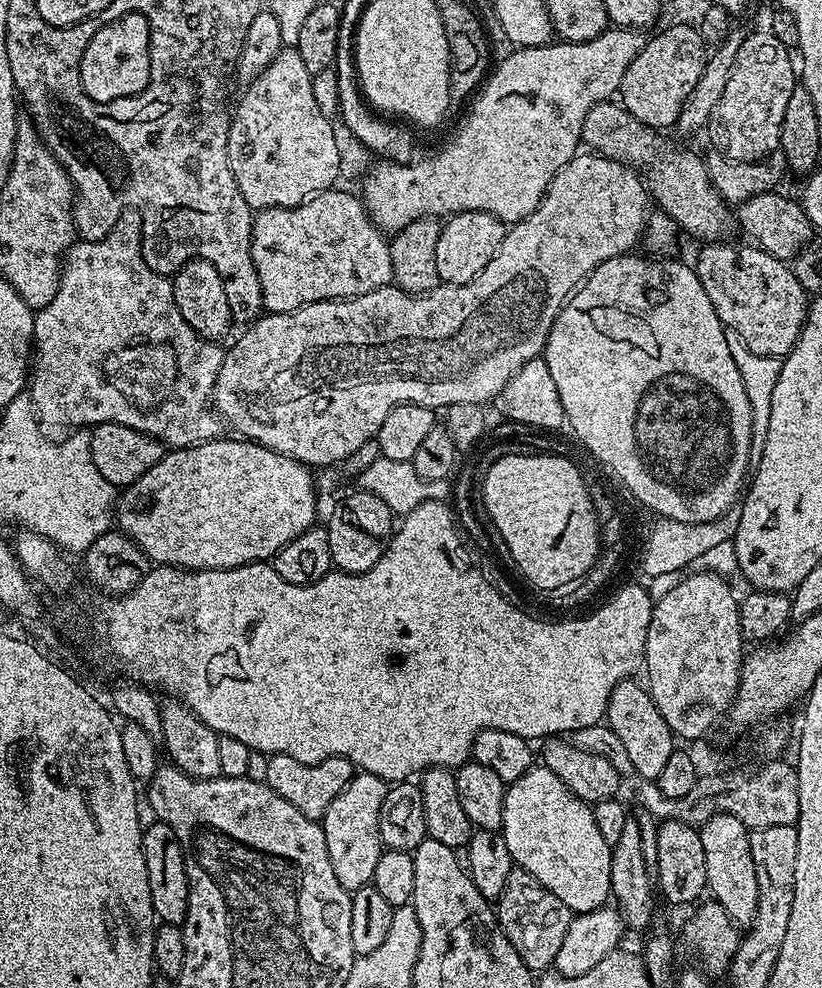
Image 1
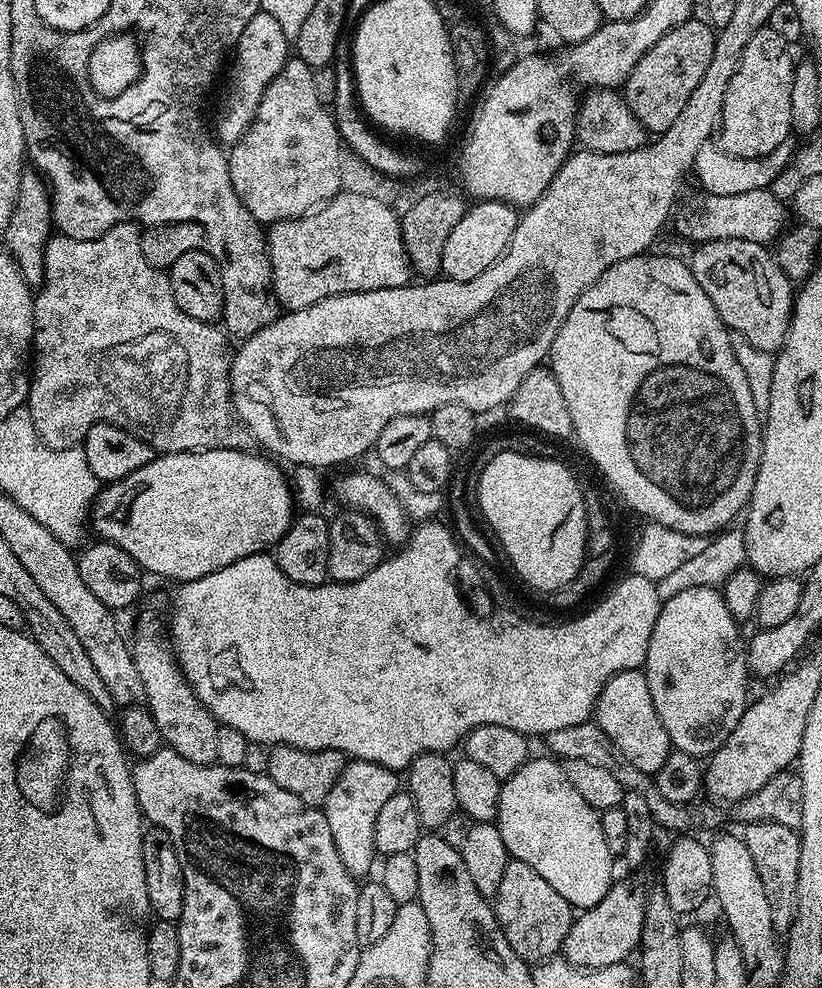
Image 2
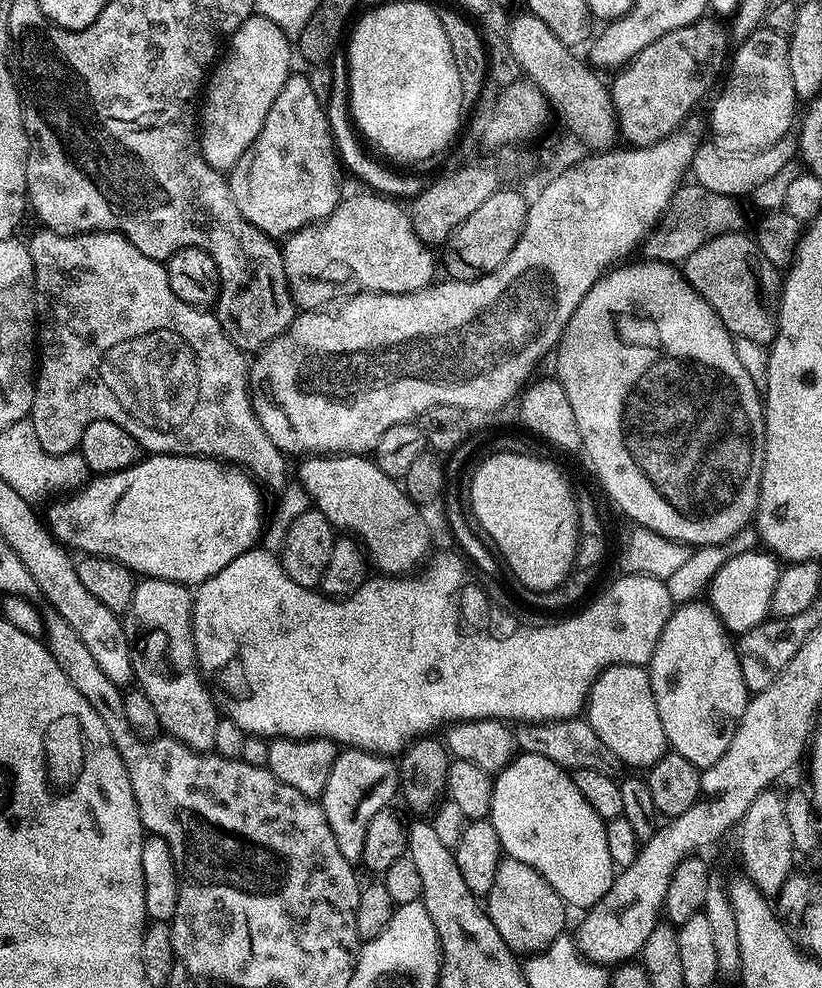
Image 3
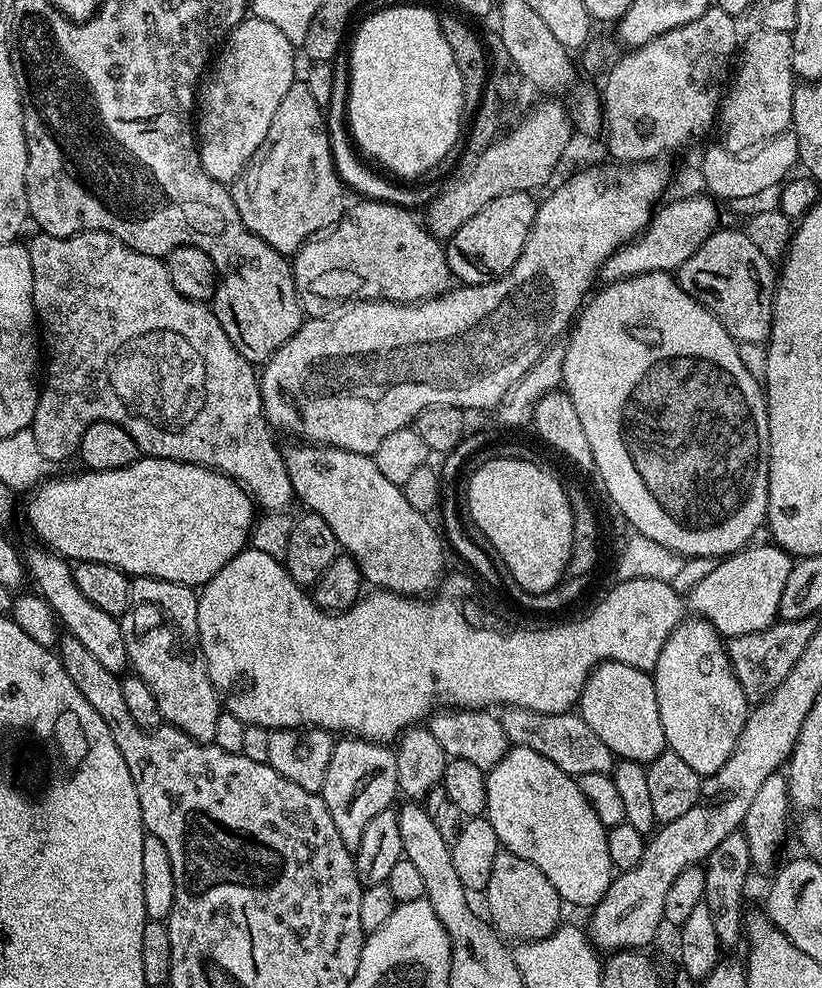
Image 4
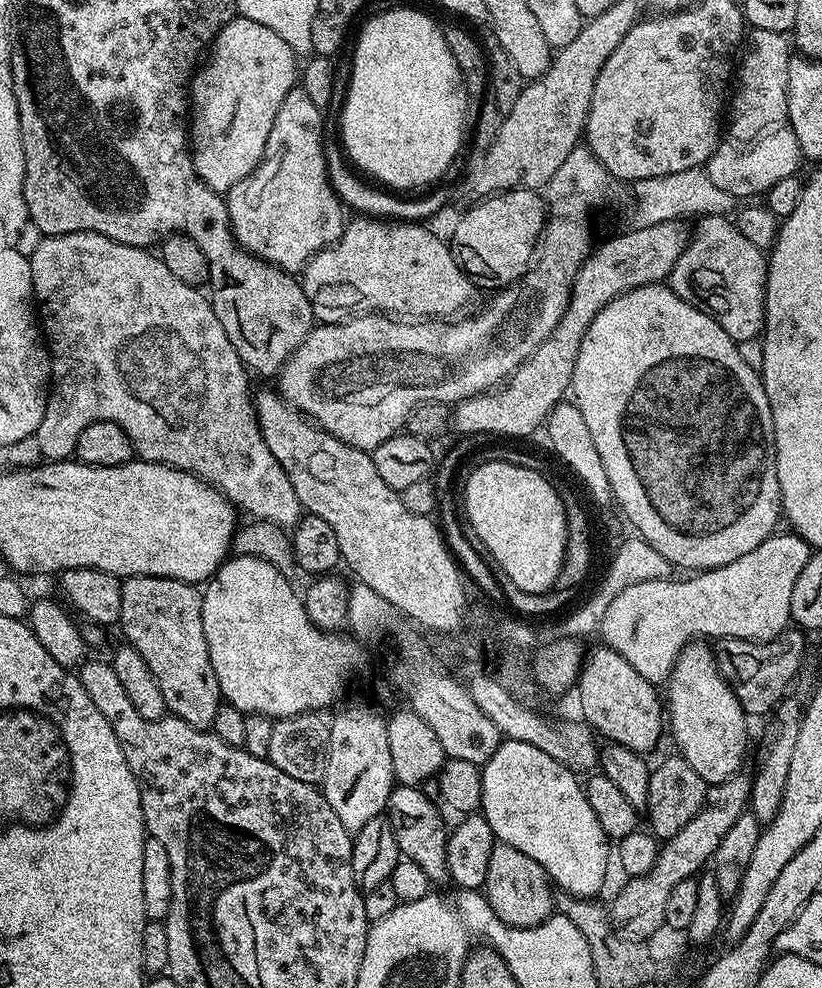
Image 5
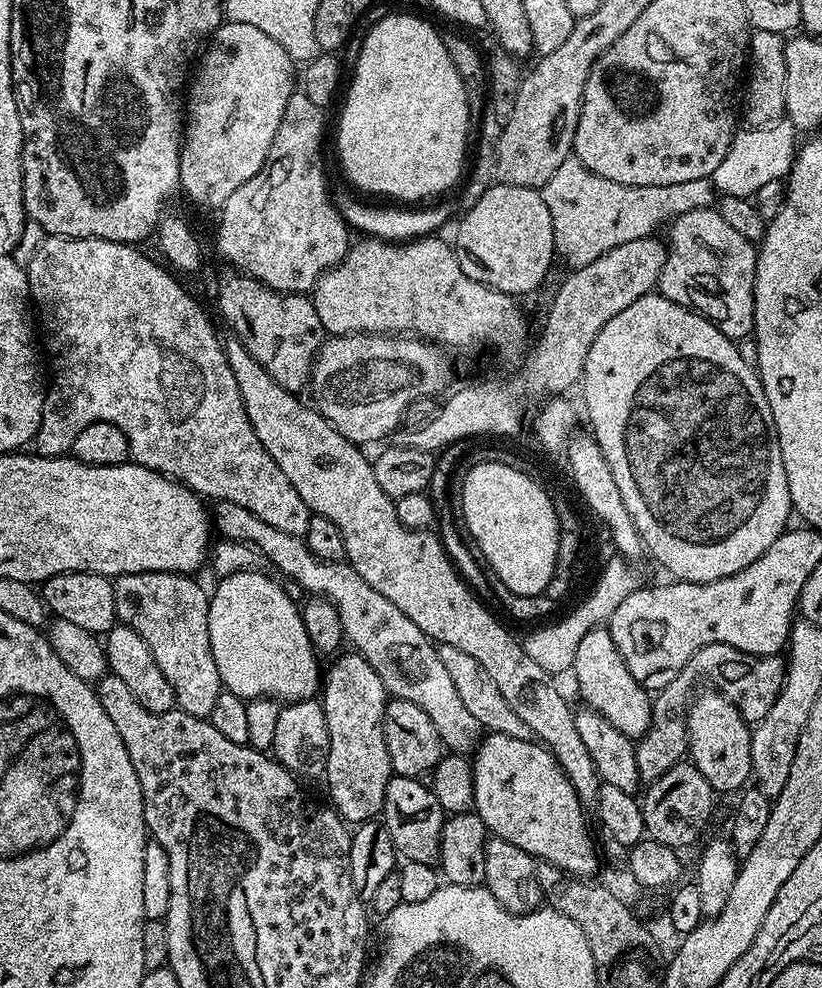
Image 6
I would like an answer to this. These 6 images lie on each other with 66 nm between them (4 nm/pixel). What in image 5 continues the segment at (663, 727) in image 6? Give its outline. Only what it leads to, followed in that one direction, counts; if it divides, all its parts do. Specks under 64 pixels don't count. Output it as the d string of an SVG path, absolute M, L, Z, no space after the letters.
M792 626L772 640L757 642L729 636L715 641L716 664L749 717L775 713L781 700L789 695L788 687L804 664L804 636L801 629Z

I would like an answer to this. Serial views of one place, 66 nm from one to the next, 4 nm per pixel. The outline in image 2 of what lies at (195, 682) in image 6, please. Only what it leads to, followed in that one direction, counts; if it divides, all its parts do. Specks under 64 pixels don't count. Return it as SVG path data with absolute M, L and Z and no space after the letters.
M144 612L136 620L136 629L130 634L130 647L139 677L145 687L146 707L154 722L158 722L161 741L173 748L186 762L215 764L218 758L218 730L220 725L196 696L196 691L184 677L184 671L176 663L169 637L160 629L160 616L156 612Z

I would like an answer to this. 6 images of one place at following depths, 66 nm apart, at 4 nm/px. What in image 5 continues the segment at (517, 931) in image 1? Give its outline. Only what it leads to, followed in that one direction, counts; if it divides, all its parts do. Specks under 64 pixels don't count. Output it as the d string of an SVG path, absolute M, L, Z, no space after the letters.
M499 842L490 850L490 862L486 869L486 882L482 895L502 922L511 928L533 928L547 920L554 912L554 885L548 875L522 850Z

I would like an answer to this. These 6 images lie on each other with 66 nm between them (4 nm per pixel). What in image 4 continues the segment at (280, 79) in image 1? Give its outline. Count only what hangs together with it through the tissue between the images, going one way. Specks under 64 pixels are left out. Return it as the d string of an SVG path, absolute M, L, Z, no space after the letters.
M297 82L278 102L262 146L248 160L230 191L242 222L271 248L295 253L306 240L333 227L345 211L346 188L335 170L325 109L314 102L307 83Z

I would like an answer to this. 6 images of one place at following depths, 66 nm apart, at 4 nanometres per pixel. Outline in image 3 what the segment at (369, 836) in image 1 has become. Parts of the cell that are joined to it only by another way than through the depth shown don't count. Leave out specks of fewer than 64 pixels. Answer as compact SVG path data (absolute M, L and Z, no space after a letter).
M350 748L341 751L337 755L334 766L330 770L330 778L326 778L326 790L322 797L322 803L324 806L324 813L326 814L326 822L330 822L330 830L334 830L334 840L338 842L338 850L342 850L342 858L356 862L360 860L362 854L362 846L366 846L366 826L370 826L370 818L374 818L374 814L378 814L378 810L389 807L393 802L392 799L397 799L400 790L400 770L395 759L381 756L375 752L362 752L358 748Z

